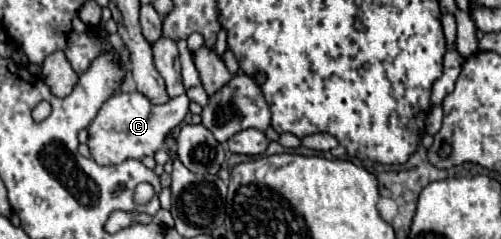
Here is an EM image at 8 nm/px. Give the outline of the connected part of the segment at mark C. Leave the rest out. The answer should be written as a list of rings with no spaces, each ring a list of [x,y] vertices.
[[[116,92],[110,96],[102,108],[98,110],[96,118],[88,126],[88,148],[94,162],[110,166],[120,164],[124,160],[142,160],[144,156],[154,156],[166,142],[166,136],[184,120],[188,114],[188,96],[176,96],[170,98],[166,104],[152,104],[146,96],[140,92]]]

